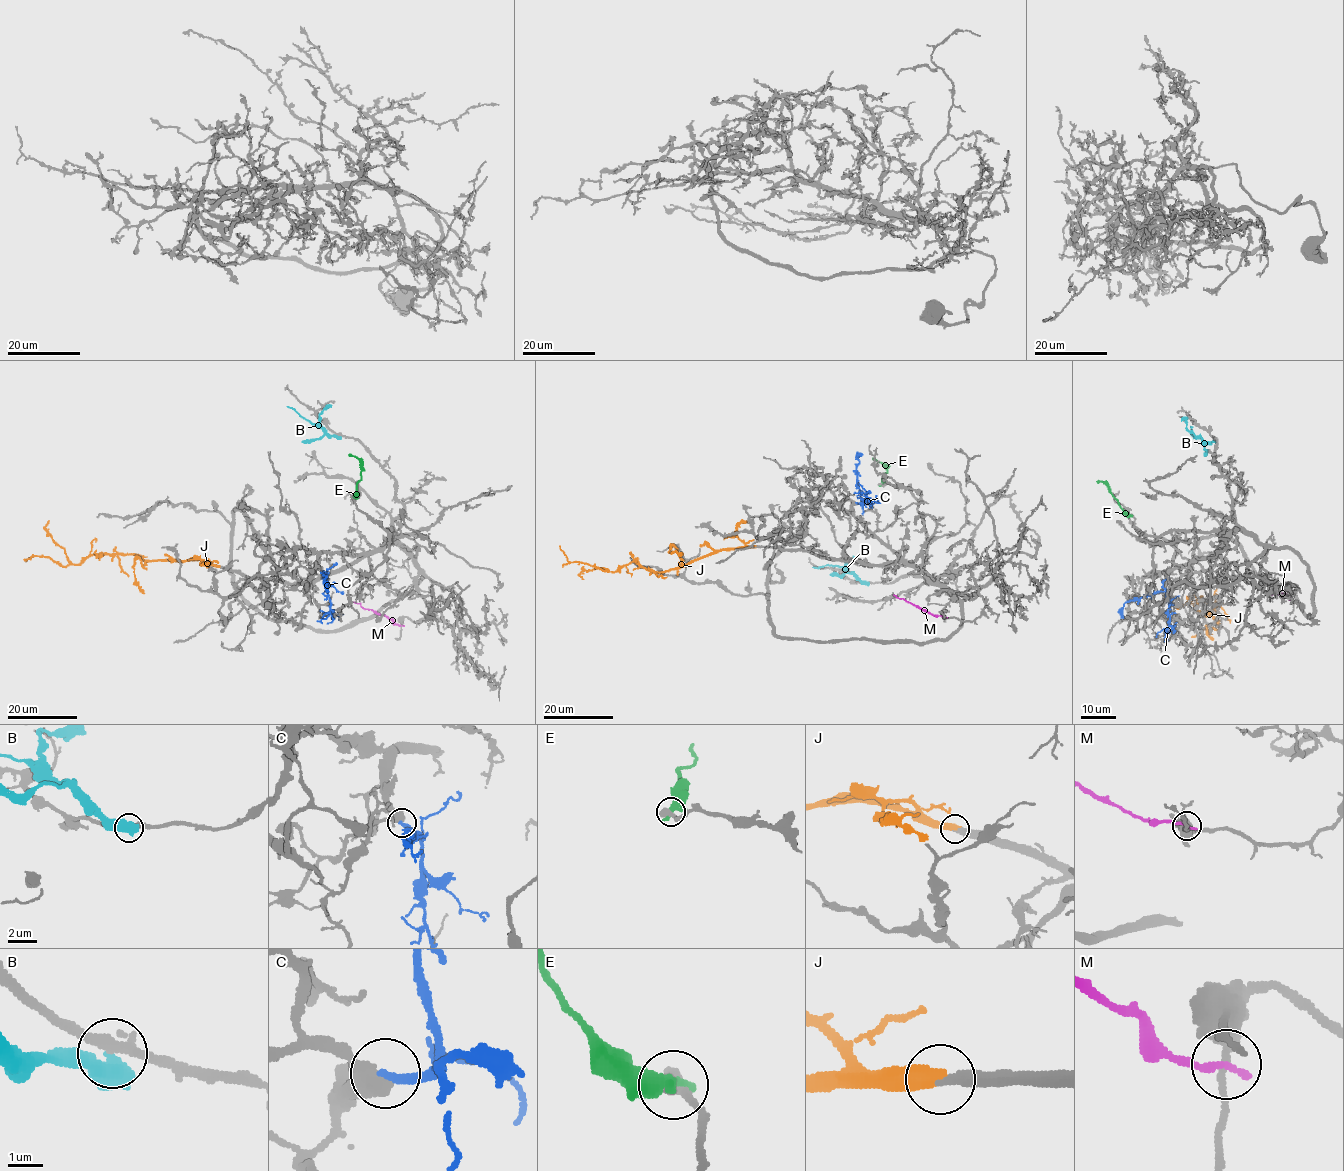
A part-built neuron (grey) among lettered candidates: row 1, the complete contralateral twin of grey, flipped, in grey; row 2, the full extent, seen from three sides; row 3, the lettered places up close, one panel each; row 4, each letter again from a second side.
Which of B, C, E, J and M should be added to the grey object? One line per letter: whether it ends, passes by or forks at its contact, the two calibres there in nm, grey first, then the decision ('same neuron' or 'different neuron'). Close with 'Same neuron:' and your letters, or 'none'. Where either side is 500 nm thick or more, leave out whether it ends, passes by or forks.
B: 280 nm thick on the grey side, 700 nm on the other; different neuron
C: it ends there; 460 nm thick on the grey side, 240 nm on the other; same neuron
E: 550 nm thick on the grey side, 480 nm on the other; different neuron
J: it ends there; 320 nm thick on the grey side, 400 nm on the other; same neuron
M: it ends there; 340 nm thick on the grey side, 200 nm on the other; different neuron
Same neuron: C, J

